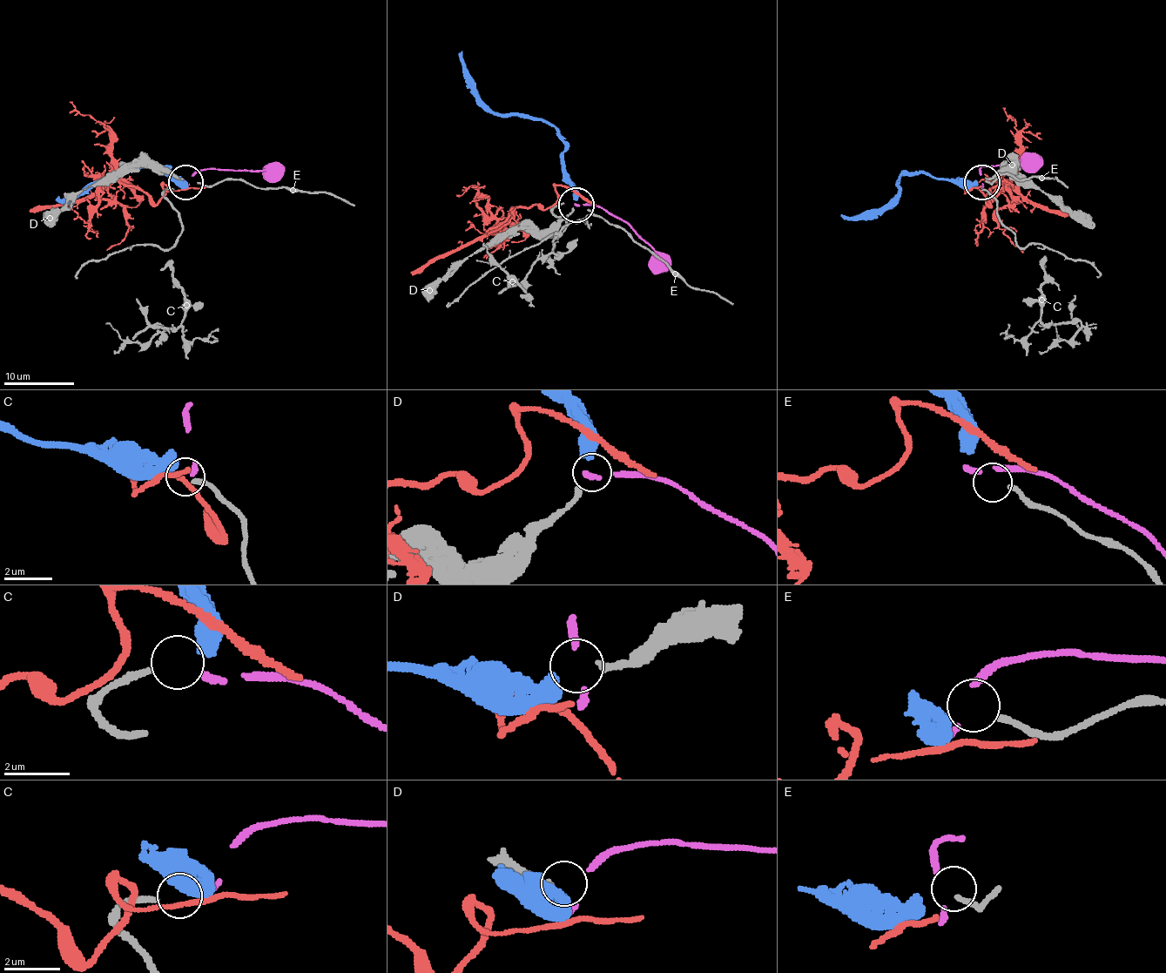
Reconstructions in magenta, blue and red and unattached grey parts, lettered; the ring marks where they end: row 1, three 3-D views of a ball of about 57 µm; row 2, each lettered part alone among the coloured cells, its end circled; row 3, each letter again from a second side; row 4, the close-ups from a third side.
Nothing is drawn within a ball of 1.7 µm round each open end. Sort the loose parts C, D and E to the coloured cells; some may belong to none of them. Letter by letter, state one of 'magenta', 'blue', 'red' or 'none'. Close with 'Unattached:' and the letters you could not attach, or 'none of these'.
C: magenta
D: blue
E: none
Unattached: E

